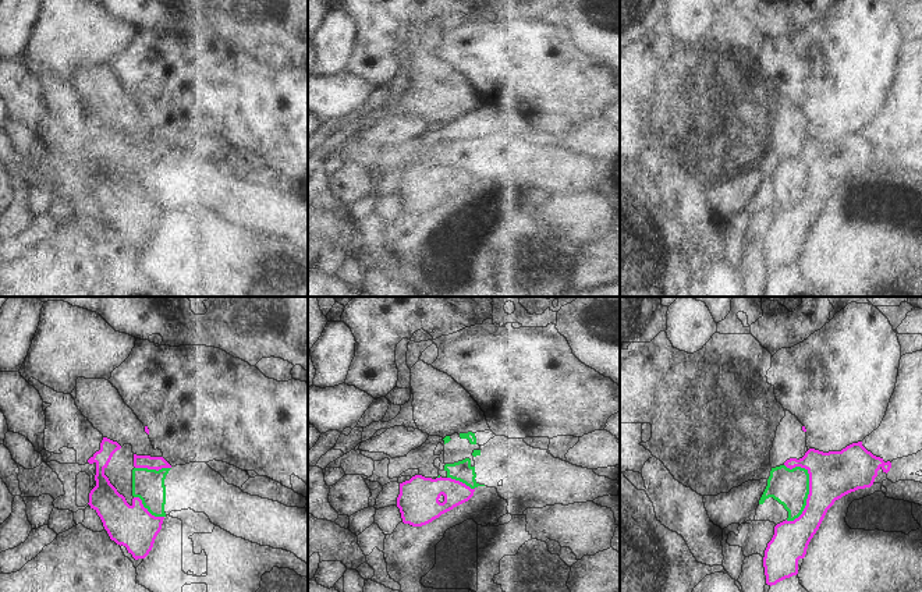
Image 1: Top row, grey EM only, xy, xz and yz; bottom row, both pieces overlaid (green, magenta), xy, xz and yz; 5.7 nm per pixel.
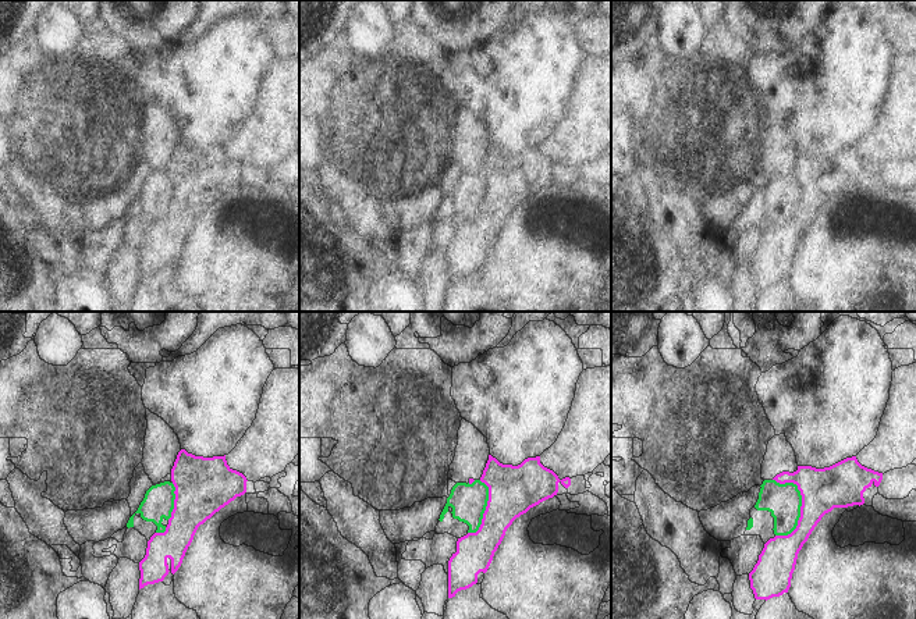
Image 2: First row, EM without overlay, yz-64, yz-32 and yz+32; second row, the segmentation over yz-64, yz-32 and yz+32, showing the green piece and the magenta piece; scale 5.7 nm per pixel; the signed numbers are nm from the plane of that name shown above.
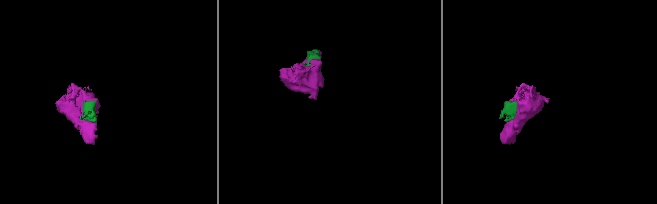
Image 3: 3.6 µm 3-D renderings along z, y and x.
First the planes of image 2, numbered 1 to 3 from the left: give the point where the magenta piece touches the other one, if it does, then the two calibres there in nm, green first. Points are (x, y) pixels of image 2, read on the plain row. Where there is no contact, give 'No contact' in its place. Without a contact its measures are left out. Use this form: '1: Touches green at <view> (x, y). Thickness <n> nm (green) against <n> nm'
1: Touches green at yz-64 (173, 189). Thickness 180 nm (green) against 320 nm
2: Touches green at yz-32 (485, 198). Thickness 200 nm (green) against 280 nm
3: Touches green at yz+32 (801, 194). Thickness 200 nm (green) against 260 nm

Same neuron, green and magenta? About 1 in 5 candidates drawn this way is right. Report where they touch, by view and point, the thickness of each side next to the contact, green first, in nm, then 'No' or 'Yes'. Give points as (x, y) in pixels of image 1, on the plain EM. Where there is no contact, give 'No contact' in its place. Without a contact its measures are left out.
Touches green at yz (808, 176). Thickness 220 nm (green) against 280 nm. No

